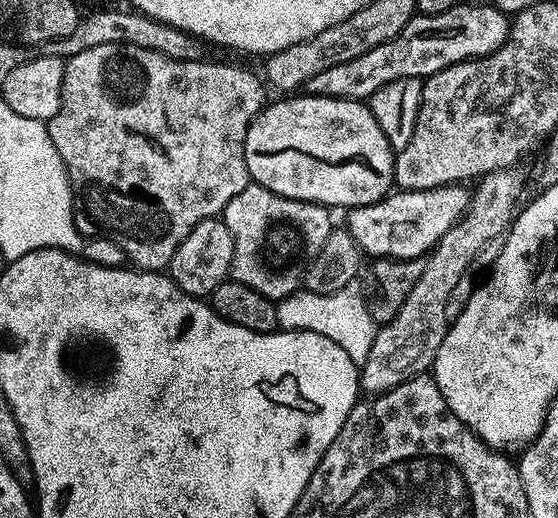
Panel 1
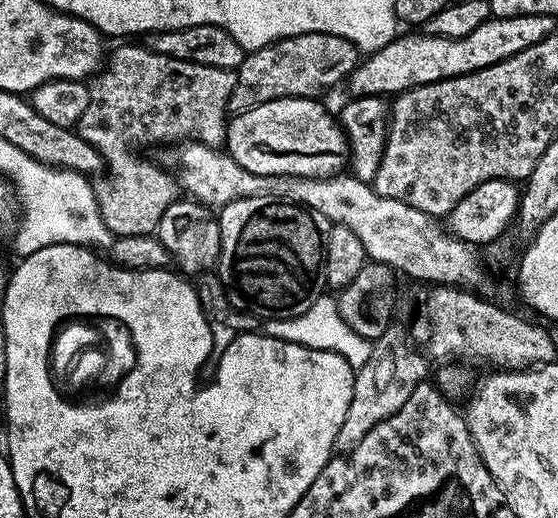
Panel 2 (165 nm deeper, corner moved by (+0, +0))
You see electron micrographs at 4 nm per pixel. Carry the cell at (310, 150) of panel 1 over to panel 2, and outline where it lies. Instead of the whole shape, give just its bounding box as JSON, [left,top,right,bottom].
[226,96,349,176]

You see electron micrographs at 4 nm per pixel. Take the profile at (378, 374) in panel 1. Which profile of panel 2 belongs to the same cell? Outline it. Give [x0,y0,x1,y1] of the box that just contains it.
[336,330,429,454]

